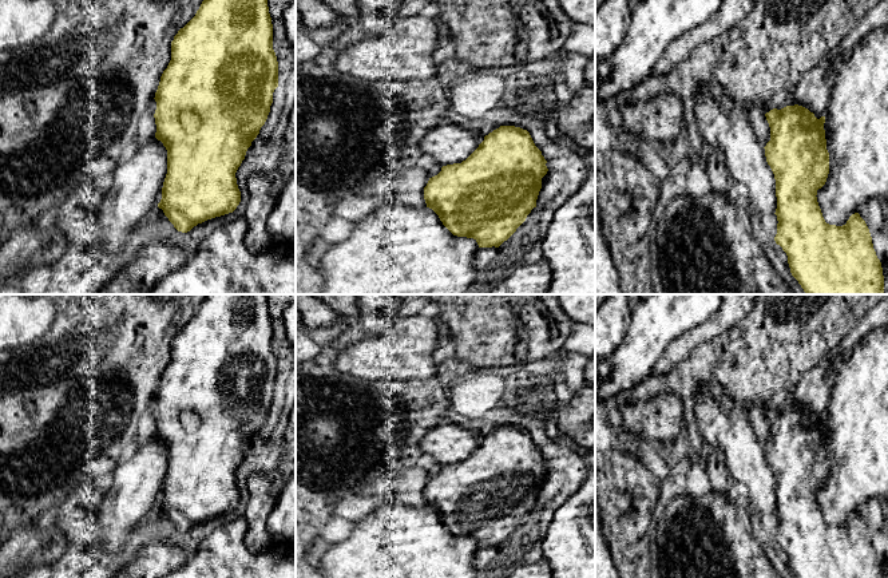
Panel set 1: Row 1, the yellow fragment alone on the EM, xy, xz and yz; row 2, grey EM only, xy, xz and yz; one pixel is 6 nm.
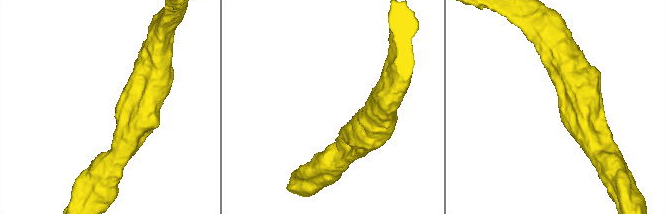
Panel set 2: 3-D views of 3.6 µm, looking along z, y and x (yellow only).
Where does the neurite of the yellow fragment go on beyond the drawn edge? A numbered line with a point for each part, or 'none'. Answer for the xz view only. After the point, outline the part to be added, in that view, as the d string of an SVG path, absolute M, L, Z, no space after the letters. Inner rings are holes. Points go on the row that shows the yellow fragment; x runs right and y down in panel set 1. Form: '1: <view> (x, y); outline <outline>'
1: xz (447, 143); outline M443 123L432 127L423 136L419 149L421 154L431 155L441 166L461 163L480 144L476 131L461 124Z

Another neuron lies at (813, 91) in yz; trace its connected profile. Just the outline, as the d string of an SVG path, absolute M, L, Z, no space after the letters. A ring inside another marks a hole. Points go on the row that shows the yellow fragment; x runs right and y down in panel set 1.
M830 52L805 72L793 91L789 106L802 106L813 112L817 119L825 116L839 62Z

